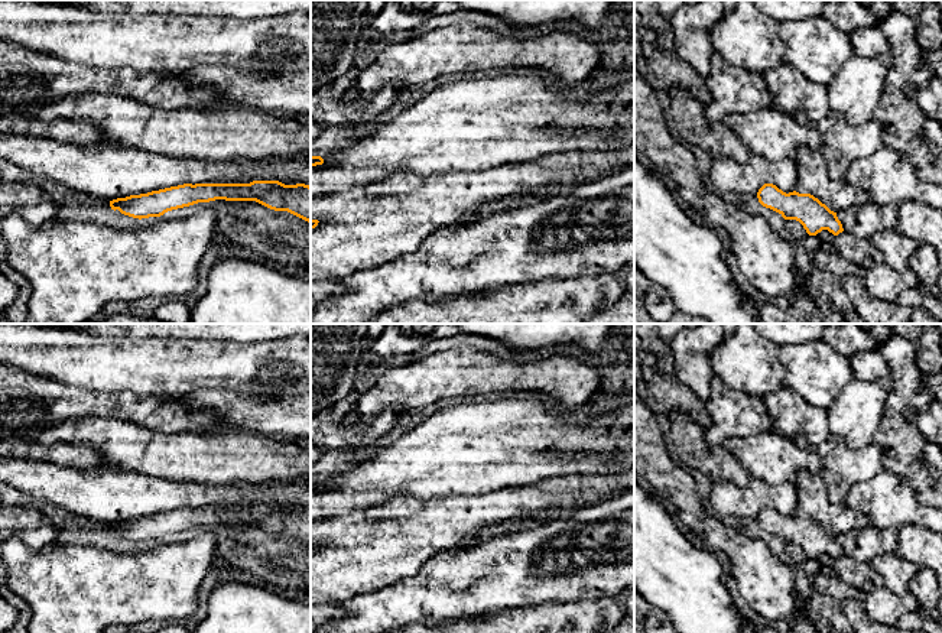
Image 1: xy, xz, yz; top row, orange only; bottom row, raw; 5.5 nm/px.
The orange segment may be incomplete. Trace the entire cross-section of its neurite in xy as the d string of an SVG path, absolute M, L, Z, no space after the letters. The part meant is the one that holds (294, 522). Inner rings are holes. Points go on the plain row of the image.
M279 504L250 507L183 507L110 525L111 533L133 542L160 541L168 535L215 523L256 525L275 535L288 535L311 548L311 510Z

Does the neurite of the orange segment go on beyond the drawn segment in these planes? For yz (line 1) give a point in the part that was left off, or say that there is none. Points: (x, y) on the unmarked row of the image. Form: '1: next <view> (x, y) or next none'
1: next none

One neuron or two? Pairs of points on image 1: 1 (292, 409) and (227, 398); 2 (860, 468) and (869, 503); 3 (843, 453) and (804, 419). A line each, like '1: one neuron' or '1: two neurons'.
1: one neuron
2: two neurons
3: two neurons

